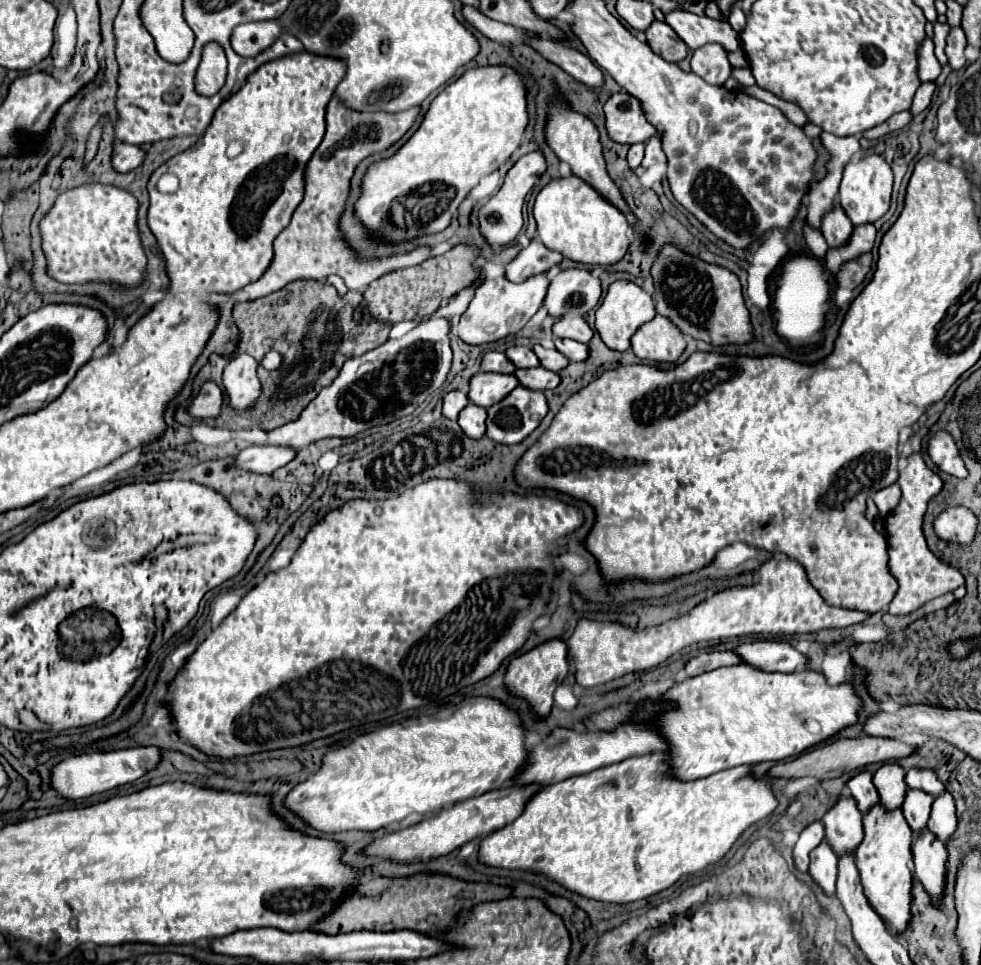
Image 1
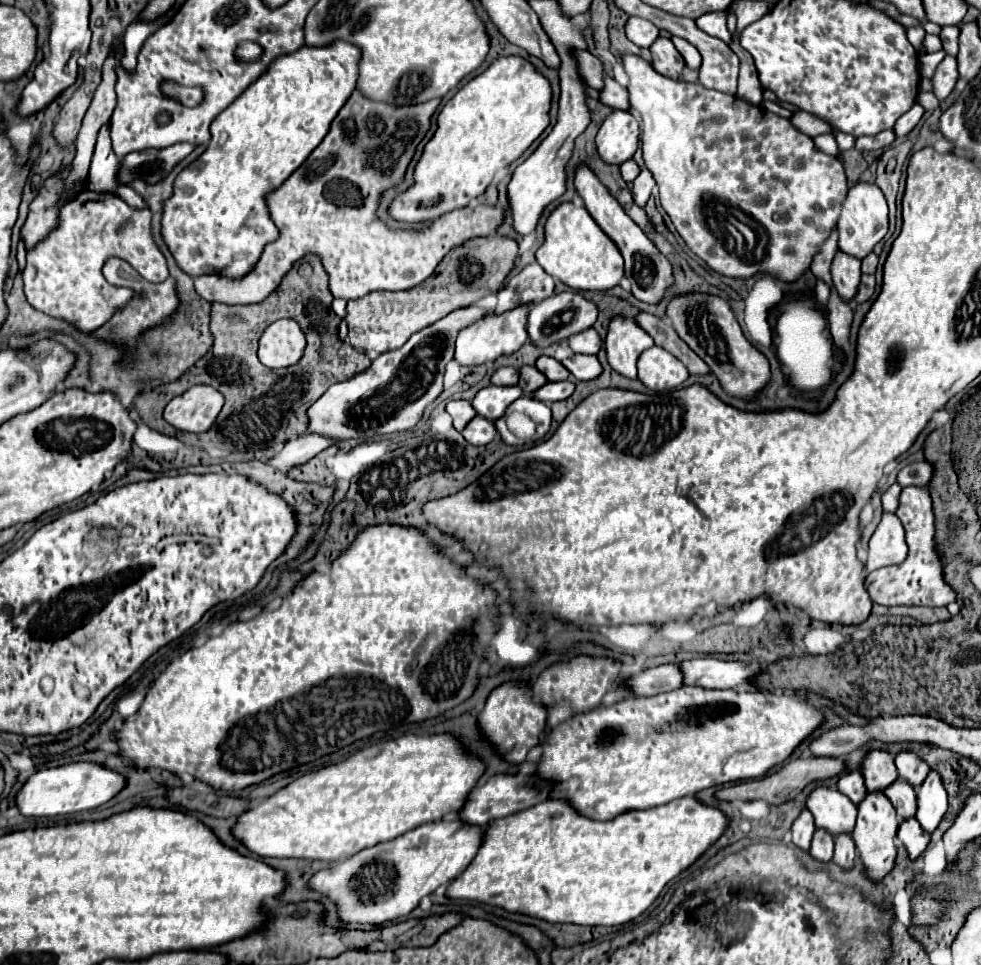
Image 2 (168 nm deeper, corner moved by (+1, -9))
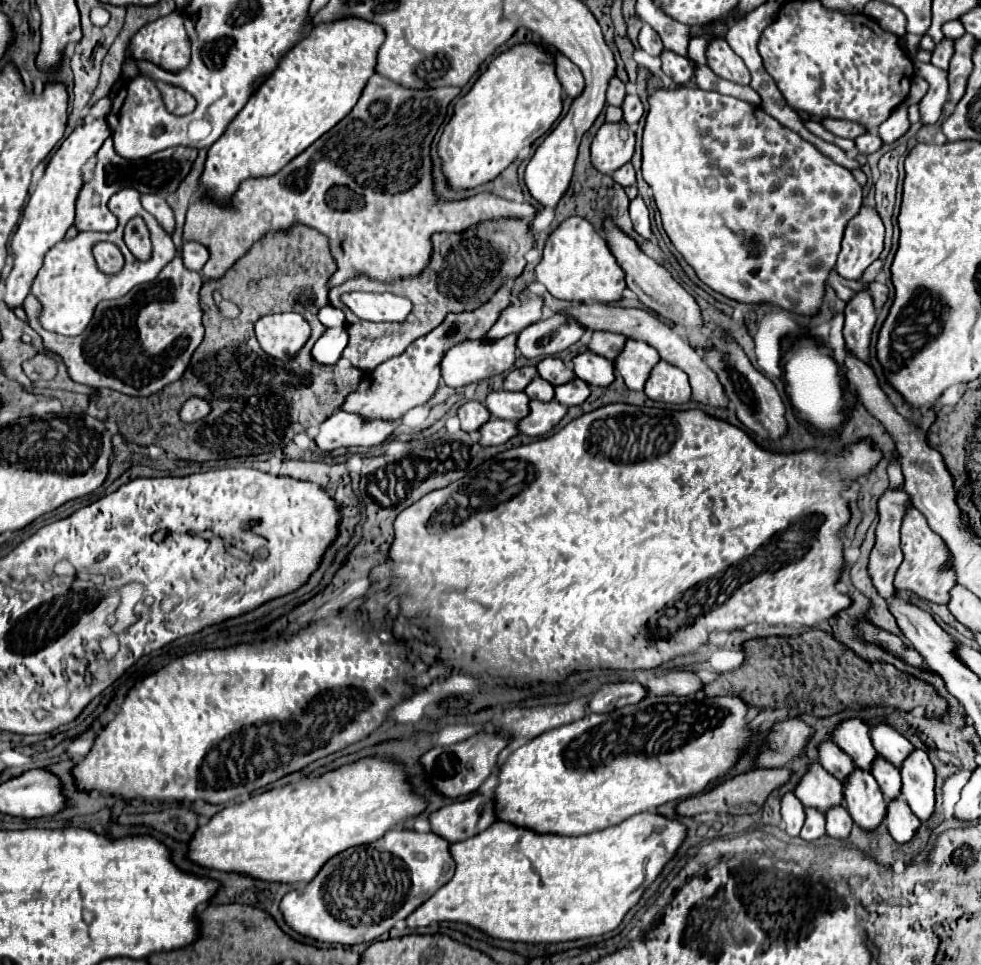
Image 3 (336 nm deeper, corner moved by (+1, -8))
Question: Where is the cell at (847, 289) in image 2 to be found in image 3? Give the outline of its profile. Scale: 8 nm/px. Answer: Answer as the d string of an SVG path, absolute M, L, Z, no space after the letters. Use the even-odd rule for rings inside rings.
M857 291L845 305L845 325L843 335L847 347L865 363L869 361L869 337L875 325L875 307L869 293Z

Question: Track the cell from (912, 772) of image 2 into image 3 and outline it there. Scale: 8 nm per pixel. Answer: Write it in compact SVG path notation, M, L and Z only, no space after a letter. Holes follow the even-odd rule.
M889 725L873 727L871 729L871 739L873 739L875 749L879 751L879 755L883 759L887 759L889 763L893 763L895 767L901 767L903 761L911 755L911 751L915 751L913 743Z

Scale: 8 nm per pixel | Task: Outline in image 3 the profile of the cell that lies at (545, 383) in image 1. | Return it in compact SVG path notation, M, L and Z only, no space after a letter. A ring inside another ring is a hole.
M575 377L575 379L571 379L569 383L563 383L563 385L555 387L555 397L553 397L553 399L559 401L561 405L571 407L571 405L581 405L581 403L587 399L589 393L591 393L589 385Z

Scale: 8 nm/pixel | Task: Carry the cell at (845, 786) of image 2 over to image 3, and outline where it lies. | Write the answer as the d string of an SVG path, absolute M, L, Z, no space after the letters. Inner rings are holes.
M827 741L819 745L819 759L821 759L823 769L827 769L841 783L845 783L847 777L855 771L855 763L851 761L851 757L847 757L847 753L841 751L835 743Z

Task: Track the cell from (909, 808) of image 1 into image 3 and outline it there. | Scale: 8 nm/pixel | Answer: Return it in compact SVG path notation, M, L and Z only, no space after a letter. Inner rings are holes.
M879 757L879 763L875 763L875 771L871 771L871 775L877 779L887 801L893 801L901 795L901 773L897 767L891 767L891 763Z

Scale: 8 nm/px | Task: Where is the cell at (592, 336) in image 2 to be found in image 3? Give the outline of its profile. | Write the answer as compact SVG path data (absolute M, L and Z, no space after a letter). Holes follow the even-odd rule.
M593 331L591 339L587 343L587 349L605 357L605 359L615 359L615 355L623 349L625 337L617 333L607 333L607 331Z

